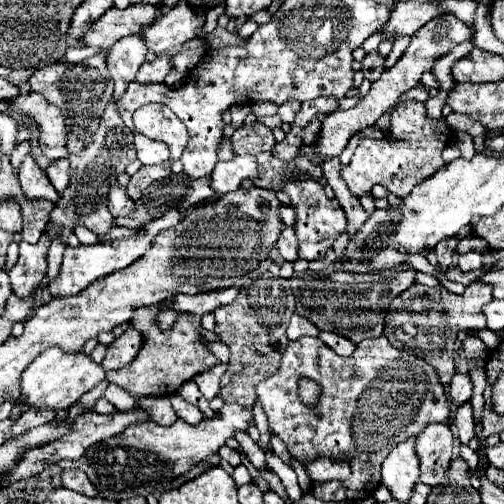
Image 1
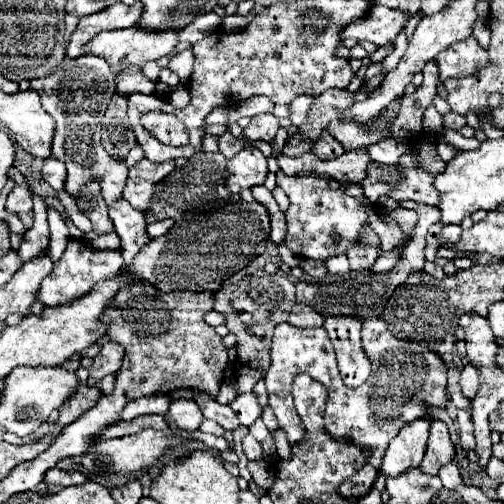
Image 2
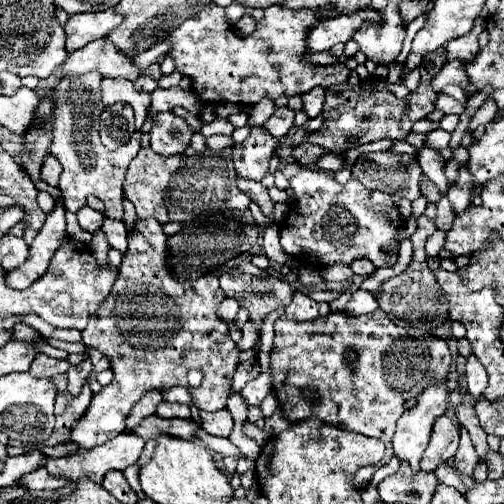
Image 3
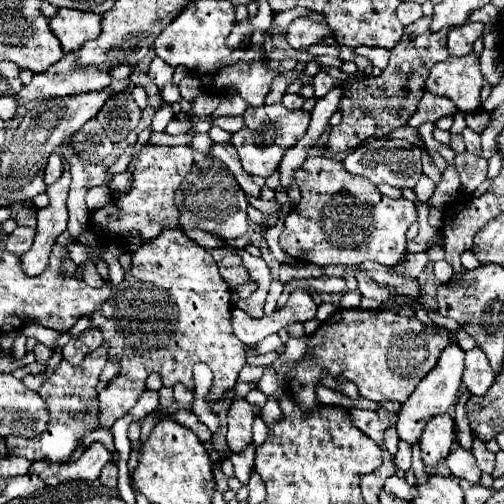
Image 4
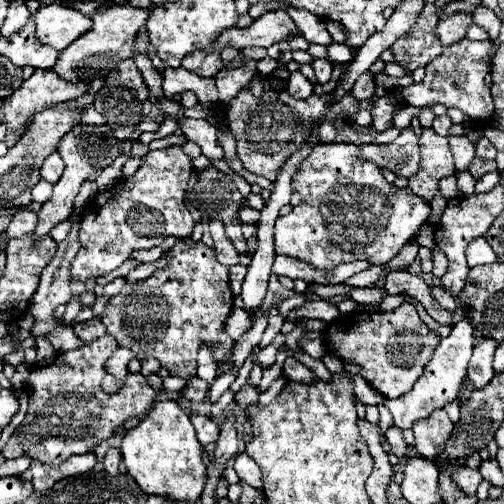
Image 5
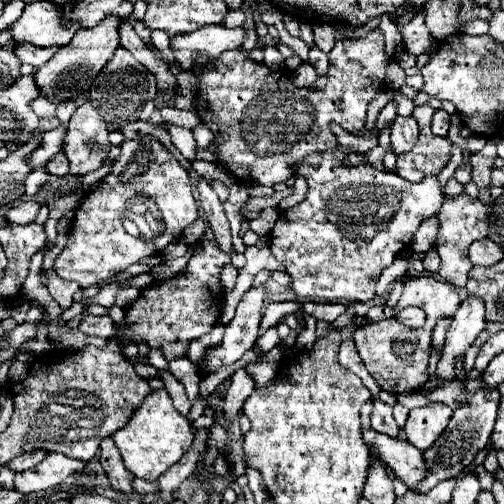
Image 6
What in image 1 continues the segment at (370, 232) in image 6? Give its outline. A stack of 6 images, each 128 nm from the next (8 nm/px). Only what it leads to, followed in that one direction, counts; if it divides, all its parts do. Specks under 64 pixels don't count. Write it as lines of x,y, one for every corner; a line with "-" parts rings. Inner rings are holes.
312,178
304,180
286,180
282,184
282,192
292,198
292,208
296,210
296,236
300,242
298,256
304,260
316,260
326,254
332,242
346,230
346,214
340,208
338,200
328,200
324,194
324,186

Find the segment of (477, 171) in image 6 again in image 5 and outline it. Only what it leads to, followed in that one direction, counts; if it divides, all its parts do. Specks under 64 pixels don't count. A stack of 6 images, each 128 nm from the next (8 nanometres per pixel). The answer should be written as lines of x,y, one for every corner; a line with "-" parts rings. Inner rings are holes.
482,136
478,140
478,144
476,144
476,154
484,156
484,158
494,158
496,156
496,148
492,146
492,142
486,136

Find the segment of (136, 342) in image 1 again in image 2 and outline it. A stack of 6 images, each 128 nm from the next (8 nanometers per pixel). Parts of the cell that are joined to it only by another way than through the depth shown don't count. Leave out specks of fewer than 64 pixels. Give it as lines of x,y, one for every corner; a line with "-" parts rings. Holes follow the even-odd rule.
106,342
100,350
100,354
94,358
94,364
89,368
89,377
87,385
93,387
99,383
105,375
114,375
117,373
124,358
124,348
114,342

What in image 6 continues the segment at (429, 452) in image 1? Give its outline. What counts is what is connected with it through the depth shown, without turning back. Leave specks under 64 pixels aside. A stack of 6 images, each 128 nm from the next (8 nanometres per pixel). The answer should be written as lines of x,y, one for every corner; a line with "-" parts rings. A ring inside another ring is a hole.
428,404
410,412
404,434
418,450
428,450
448,426
452,410
446,404

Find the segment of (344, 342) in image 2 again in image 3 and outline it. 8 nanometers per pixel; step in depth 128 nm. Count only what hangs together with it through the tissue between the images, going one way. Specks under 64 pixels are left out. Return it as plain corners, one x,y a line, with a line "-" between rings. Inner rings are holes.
356,290
350,298
350,302
344,306
344,314
348,316
362,316
362,314
370,314
378,308
378,300
366,292
366,290

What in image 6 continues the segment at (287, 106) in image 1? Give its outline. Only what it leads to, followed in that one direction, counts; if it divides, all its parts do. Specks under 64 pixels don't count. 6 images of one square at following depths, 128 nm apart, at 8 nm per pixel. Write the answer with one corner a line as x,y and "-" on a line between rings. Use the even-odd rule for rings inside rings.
316,46
310,50
310,60
308,62
316,68
318,76
324,76
324,72
328,70
328,56
320,48
316,48

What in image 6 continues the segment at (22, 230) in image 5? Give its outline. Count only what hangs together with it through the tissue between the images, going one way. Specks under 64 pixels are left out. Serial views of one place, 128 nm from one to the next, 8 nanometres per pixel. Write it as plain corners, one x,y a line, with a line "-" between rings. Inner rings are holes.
28,200
28,202
22,202
18,208
8,210
6,218
8,218
8,222
12,222
12,224
24,226
24,224
30,224
30,222
36,220
38,210
40,210
40,204
34,202
34,200

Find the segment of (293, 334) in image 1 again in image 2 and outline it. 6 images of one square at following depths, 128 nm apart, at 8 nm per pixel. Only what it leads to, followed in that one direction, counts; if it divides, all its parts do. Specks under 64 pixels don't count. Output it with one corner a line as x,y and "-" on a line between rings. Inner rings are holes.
296,304
290,312
290,324
296,328
320,328
324,318
308,304

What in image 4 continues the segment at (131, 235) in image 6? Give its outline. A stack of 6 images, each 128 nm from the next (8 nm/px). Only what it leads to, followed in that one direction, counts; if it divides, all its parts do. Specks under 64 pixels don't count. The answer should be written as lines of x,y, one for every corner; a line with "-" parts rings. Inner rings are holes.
146,144
140,150
138,164
134,166
134,182
128,194
114,198
106,208
92,214
92,226
98,232
114,234
112,238
124,238
130,232
140,232
142,240
156,238
162,228
178,228
180,212
174,206
174,192
186,180
192,168
194,156
190,146
152,146

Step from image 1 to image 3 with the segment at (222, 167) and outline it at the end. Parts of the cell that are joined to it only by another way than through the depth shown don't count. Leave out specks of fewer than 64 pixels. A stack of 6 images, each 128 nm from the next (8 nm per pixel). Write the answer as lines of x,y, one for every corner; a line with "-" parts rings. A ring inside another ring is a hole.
252,128
248,140
232,148
234,170
240,178
260,182
268,174
270,154
280,146
278,138
268,136
262,128

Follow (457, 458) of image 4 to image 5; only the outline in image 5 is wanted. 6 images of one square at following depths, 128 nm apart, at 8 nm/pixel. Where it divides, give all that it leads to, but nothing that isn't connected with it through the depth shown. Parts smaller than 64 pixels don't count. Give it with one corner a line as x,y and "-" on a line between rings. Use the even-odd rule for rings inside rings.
464,466
464,468
460,468
460,472
454,474
454,480
456,480
458,486
462,488
462,492
474,494
476,488
478,488
478,484
482,482
482,474
480,474
478,470
472,470
472,468

